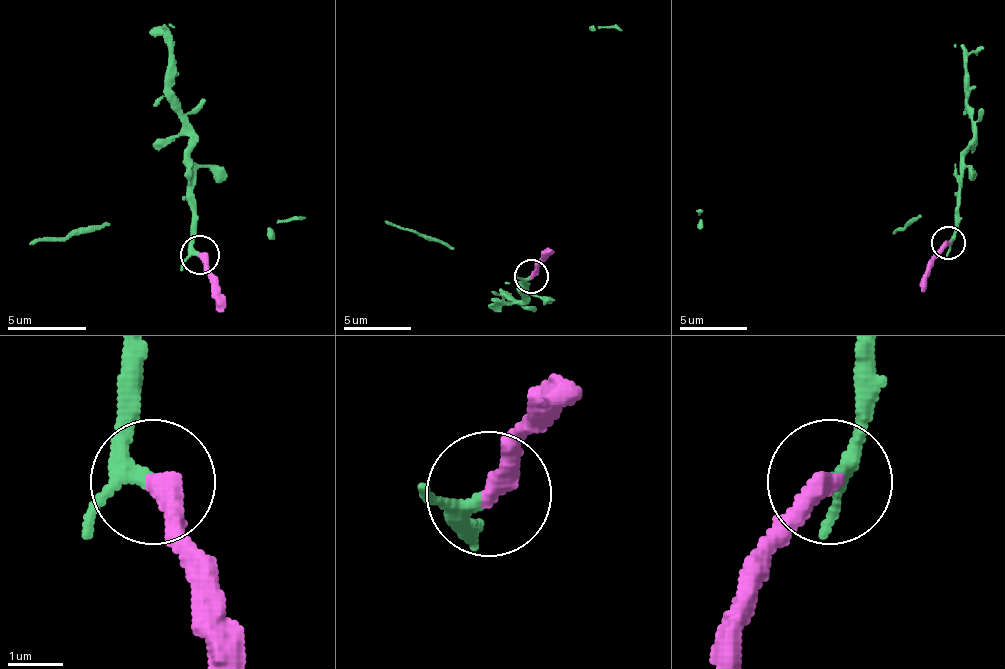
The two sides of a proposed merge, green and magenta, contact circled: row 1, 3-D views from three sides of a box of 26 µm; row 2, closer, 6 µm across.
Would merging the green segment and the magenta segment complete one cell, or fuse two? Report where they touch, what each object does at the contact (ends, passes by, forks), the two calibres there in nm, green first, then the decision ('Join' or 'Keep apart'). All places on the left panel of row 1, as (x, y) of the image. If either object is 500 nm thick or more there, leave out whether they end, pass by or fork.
Place: (200, 255). At the ring green passes by. At the ring magenta ends. Thickness 240 nm (green) against 400 nm. Join

